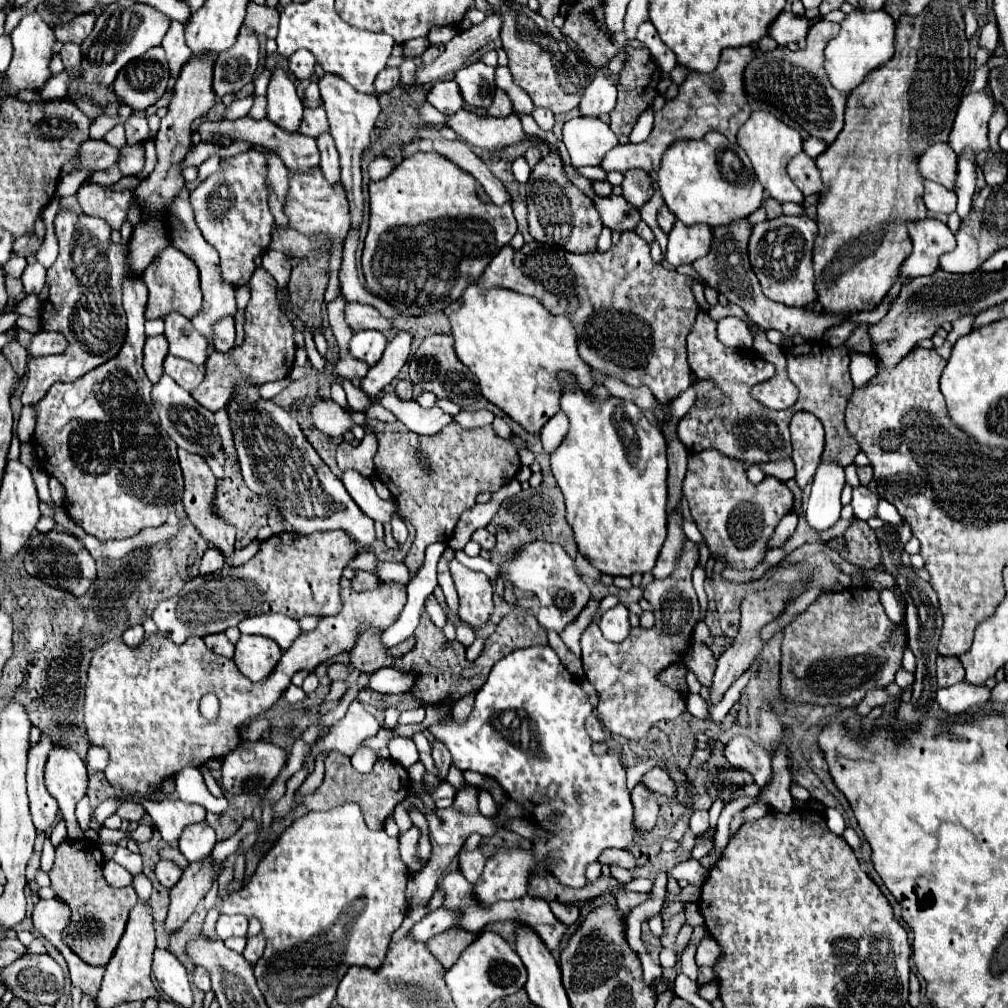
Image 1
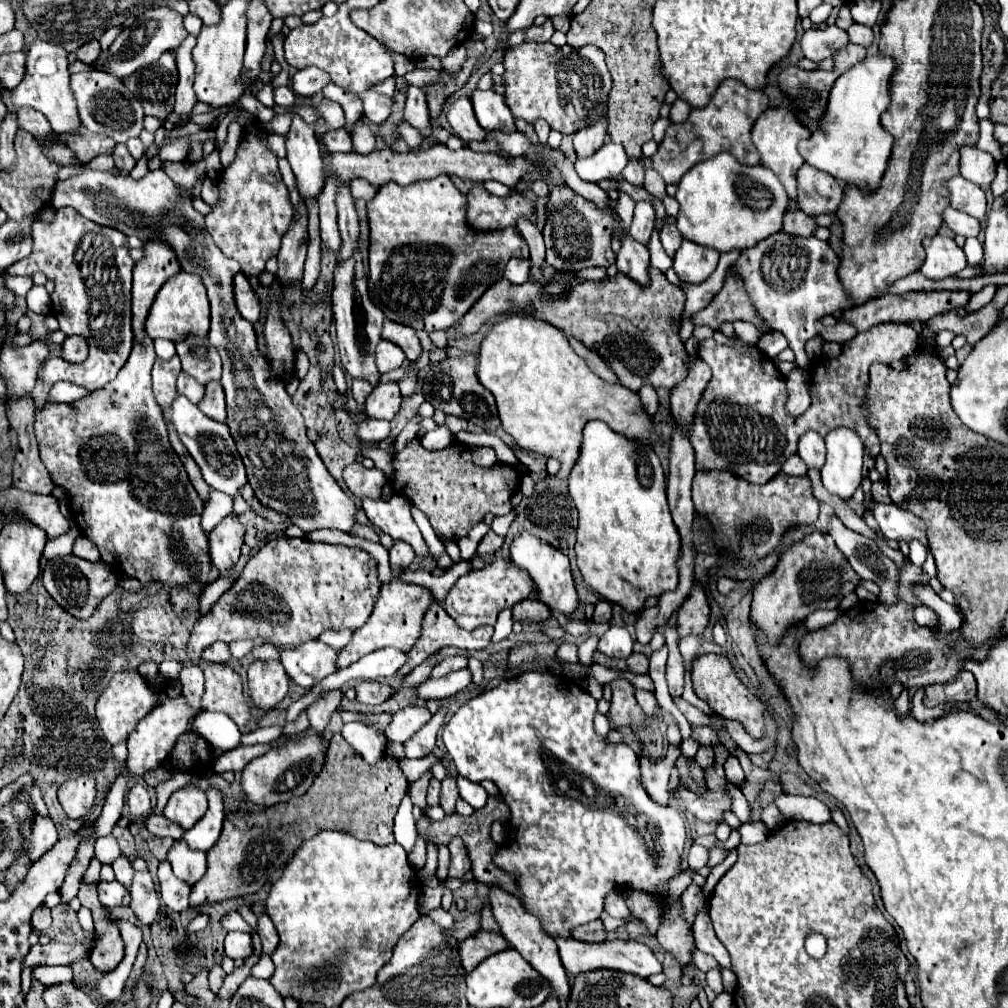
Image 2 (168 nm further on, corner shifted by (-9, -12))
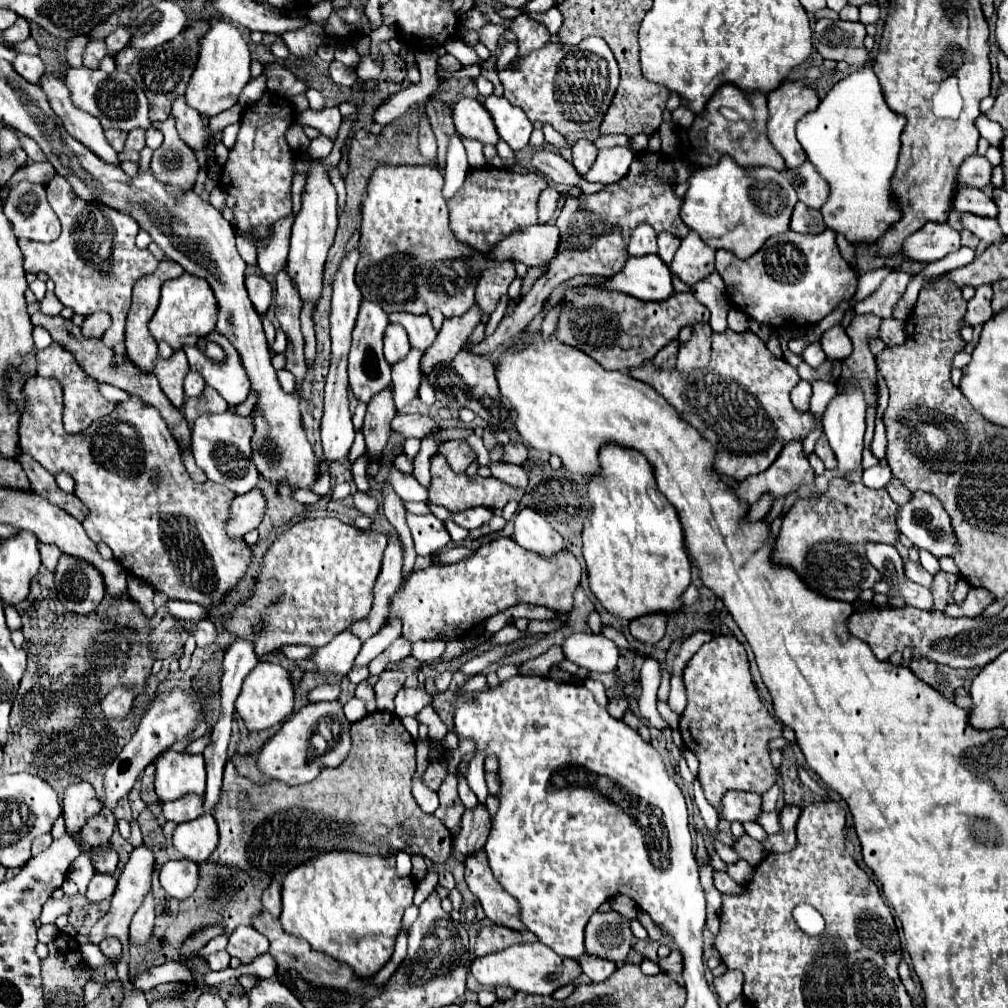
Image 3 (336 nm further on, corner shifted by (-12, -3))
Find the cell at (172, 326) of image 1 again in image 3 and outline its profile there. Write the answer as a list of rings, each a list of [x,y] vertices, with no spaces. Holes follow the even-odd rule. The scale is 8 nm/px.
[[[211,332],[199,344],[183,346],[183,350],[189,358],[191,370],[199,372],[205,378],[205,382],[209,386],[213,386],[227,400],[229,406],[237,406],[237,404],[245,402],[245,398],[249,396],[247,374],[239,362],[237,350],[231,346],[231,342],[227,342],[227,338],[223,338],[217,332]],[[205,342],[217,342],[225,350],[225,360],[215,362],[211,358],[207,358],[203,352]]]

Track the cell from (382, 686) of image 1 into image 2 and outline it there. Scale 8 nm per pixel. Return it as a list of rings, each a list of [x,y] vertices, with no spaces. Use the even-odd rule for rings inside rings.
[[[462,669],[462,671],[454,671],[448,673],[446,677],[440,679],[428,679],[418,687],[418,697],[430,701],[430,699],[446,699],[456,695],[458,691],[464,691],[468,685],[472,683],[472,673],[470,669]]]

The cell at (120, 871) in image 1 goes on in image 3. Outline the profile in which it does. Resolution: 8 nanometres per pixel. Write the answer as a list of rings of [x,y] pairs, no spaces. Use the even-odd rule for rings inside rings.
[[[95,874],[87,888],[87,900],[90,903],[109,900],[117,888],[115,874]]]

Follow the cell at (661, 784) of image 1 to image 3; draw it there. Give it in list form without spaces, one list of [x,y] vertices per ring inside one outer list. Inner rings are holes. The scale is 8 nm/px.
[[[729,790],[721,798],[721,810],[717,810],[719,820],[737,820],[737,822],[747,822],[755,820],[755,814],[761,810],[761,796],[743,792],[743,790]]]

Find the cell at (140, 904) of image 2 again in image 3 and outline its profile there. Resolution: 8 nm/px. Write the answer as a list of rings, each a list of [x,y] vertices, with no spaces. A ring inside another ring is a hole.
[[[149,892],[131,920],[129,926],[131,944],[145,944],[153,932],[153,922],[155,922],[155,900],[153,900],[153,892]]]

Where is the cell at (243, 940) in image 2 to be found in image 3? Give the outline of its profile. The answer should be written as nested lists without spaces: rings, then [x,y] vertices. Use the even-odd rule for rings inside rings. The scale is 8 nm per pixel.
[[[237,926],[231,932],[227,944],[227,952],[231,956],[237,956],[243,964],[249,964],[253,958],[267,952],[267,948],[269,948],[267,938],[253,926]]]

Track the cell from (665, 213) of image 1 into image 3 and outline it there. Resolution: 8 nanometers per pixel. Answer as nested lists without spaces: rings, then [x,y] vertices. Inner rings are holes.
[[[661,232],[657,238],[659,238],[659,252],[657,252],[659,258],[665,264],[671,264],[673,256],[675,256],[679,244],[681,244],[681,240],[675,234],[671,234],[671,232]]]

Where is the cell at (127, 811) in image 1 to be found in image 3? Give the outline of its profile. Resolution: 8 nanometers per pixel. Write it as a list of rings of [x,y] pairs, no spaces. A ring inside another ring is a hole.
[[[189,796],[189,798],[179,798],[179,802],[163,802],[161,808],[163,808],[165,820],[181,824],[181,822],[189,822],[193,818],[199,818],[201,804],[203,804],[203,798]]]

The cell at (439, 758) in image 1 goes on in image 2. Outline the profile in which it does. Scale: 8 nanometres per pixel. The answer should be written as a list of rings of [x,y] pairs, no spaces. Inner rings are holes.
[[[448,775],[442,781],[442,791],[440,791],[440,807],[446,811],[446,815],[454,813],[454,803],[458,799],[458,787],[456,787],[456,777]]]

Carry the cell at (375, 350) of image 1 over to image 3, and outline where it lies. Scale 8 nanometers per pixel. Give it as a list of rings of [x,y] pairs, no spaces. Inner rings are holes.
[[[389,324],[383,344],[385,344],[385,360],[389,364],[401,362],[409,352],[409,340],[407,340],[407,332],[403,330],[403,326]]]

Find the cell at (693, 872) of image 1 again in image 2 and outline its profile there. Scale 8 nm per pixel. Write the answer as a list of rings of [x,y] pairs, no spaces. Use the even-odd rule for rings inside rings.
[[[490,887],[490,893],[488,893],[488,899],[490,899],[490,907],[492,907],[492,913],[496,917],[496,923],[500,927],[500,933],[506,937],[506,941],[544,977],[550,981],[550,985],[554,987],[554,997],[566,997],[570,993],[570,985],[568,985],[568,977],[566,977],[566,971],[562,967],[562,961],[558,957],[558,947],[556,947],[556,941],[552,937],[548,937],[544,931],[542,931],[542,925],[540,921],[526,913],[520,899],[514,897],[512,893],[500,889],[500,887]]]

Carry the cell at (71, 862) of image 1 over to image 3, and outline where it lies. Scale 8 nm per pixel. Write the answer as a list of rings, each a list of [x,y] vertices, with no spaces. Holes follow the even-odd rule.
[[[105,938],[101,944],[99,944],[101,952],[107,956],[107,958],[117,958],[121,954],[121,942],[119,938]]]

